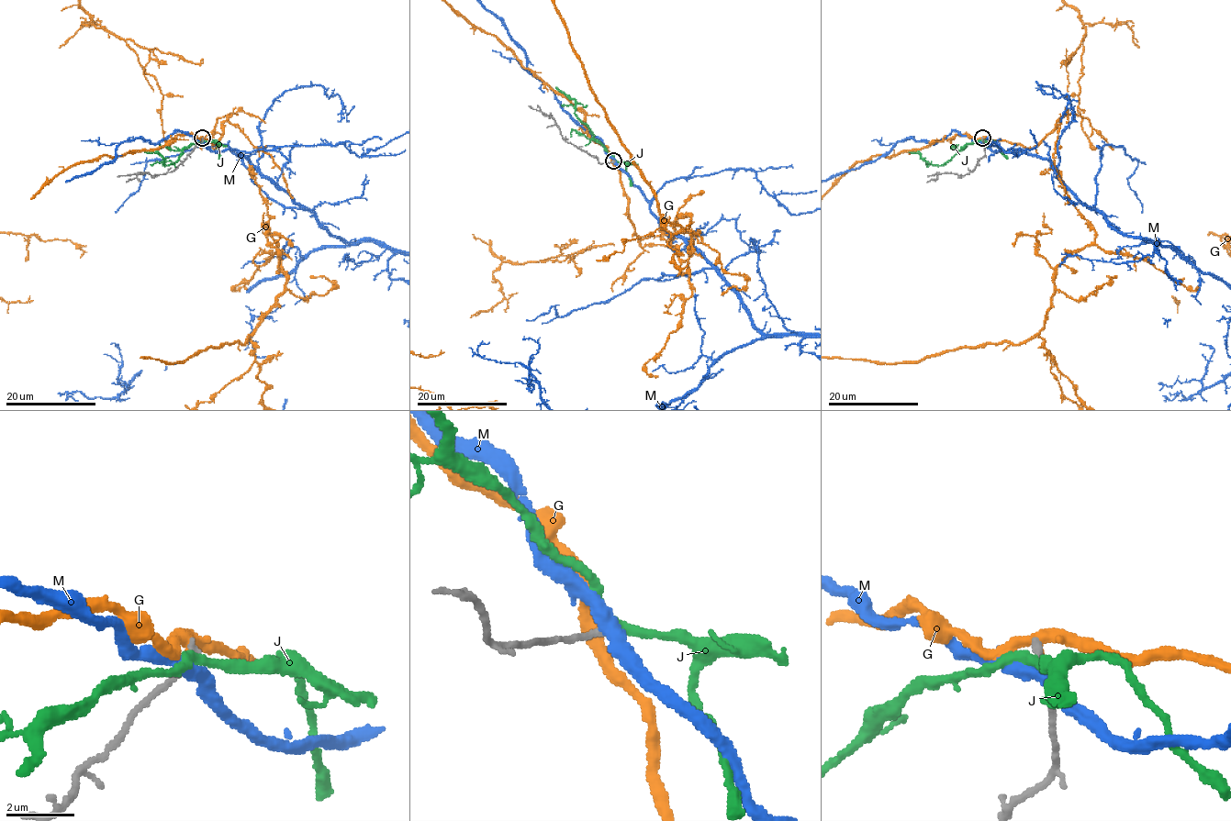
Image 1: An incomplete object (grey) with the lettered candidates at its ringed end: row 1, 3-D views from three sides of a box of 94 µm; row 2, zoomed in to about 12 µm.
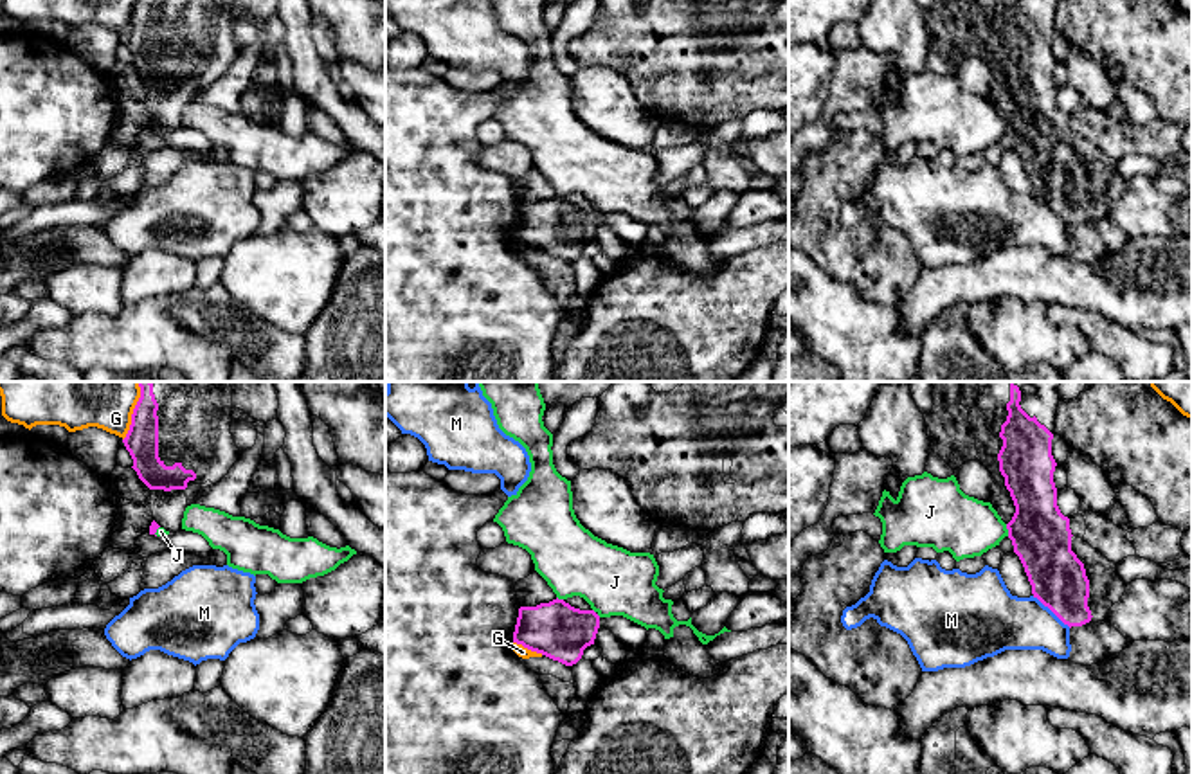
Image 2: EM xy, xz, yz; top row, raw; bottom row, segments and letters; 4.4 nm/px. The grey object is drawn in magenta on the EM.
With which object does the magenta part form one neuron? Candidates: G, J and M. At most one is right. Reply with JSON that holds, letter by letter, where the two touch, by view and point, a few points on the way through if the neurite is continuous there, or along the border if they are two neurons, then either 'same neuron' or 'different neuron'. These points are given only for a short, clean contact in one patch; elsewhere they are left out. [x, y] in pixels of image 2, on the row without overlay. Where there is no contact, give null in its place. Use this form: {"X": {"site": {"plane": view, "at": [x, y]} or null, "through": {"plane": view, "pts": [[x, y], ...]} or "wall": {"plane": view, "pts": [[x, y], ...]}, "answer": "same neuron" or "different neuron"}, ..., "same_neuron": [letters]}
{"G": {"site": {"plane": "xy", "at": [132, 18]}, "answer": "different neuron"}, "J": {"site": {"plane": "yz", "at": [1007, 125]}, "wall": {"plane": "yz", "pts": [[1005, 121], [1009, 132]]}, "answer": "different neuron"}, "M": {"site": {"plane": "yz", "at": [1052, 207]}, "wall": {"plane": "yz", "pts": [[1032, 193], [1070, 224]]}, "answer": "different neuron"}, "same_neuron": []}

